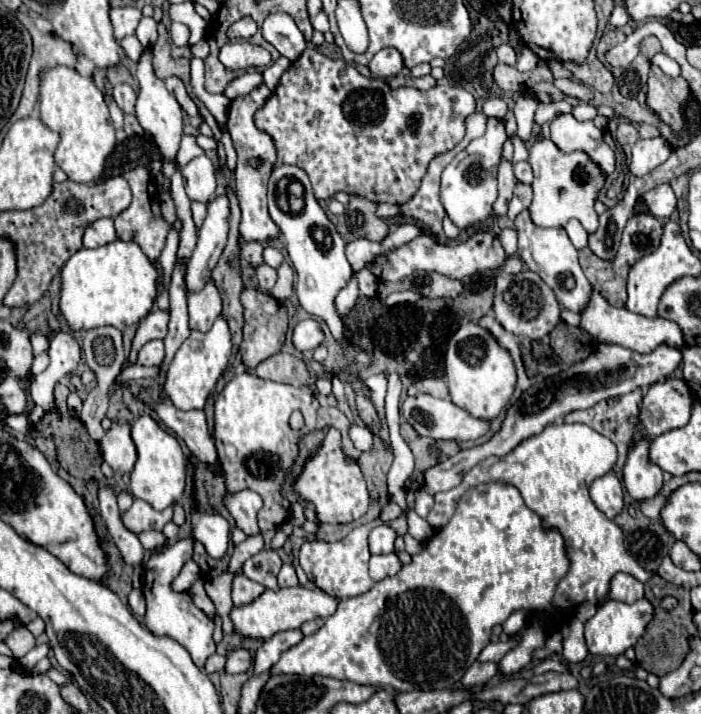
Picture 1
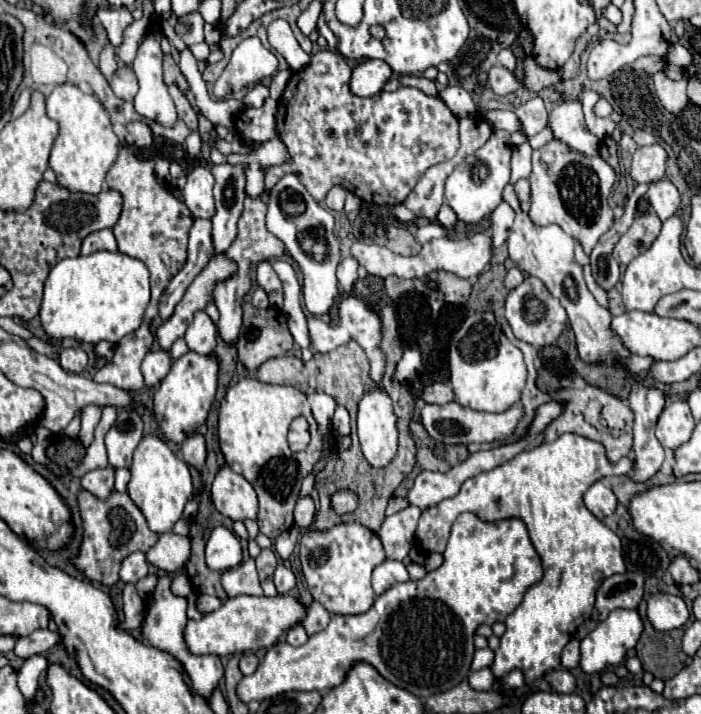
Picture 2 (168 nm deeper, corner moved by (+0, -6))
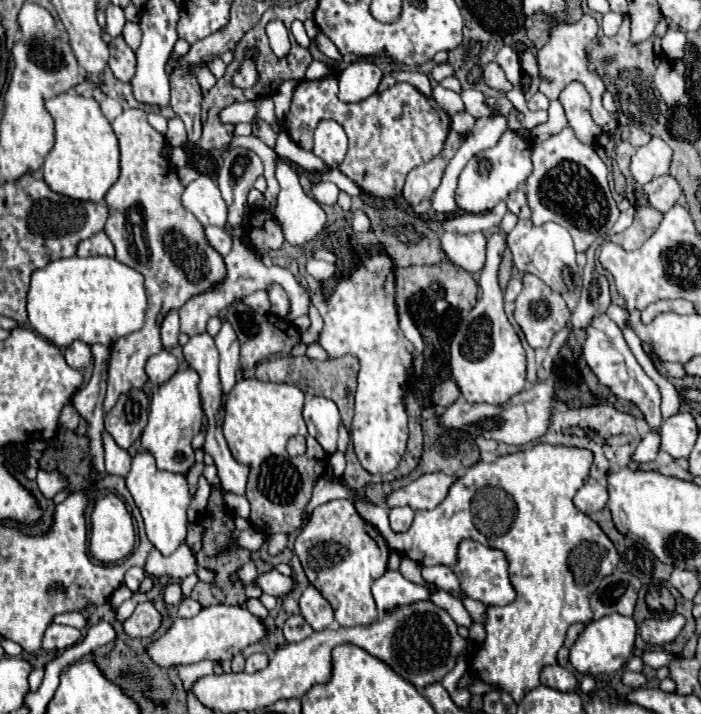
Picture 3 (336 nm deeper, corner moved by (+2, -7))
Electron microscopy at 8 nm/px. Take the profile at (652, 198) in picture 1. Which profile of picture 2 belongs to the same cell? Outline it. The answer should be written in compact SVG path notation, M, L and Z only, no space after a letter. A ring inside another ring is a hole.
M661 179L661 181L651 183L647 189L647 199L649 199L651 207L655 209L655 213L659 215L661 221L675 215L679 203L681 203L679 191L669 179Z

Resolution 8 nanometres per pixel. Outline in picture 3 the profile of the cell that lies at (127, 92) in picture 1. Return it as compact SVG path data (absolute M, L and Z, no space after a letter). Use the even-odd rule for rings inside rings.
M123 36L113 38L109 46L109 68L117 80L129 84L135 76L135 52L123 42Z

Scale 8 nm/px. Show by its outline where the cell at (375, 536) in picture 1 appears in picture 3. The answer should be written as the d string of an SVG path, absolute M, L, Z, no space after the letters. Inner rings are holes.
M391 508L389 510L389 524L393 532L407 532L413 522L413 510L411 508Z

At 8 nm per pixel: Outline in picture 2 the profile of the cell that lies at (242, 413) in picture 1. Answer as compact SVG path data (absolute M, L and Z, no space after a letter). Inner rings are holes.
M251 377L239 379L227 389L225 399L221 401L219 443L227 465L231 465L233 471L239 471L257 493L261 503L261 521L257 521L259 531L275 541L285 529L295 525L293 507L299 497L301 483L323 457L323 441L319 439L319 431L315 431L315 419L307 397L289 385L269 385ZM301 415L309 421L311 443L307 451L293 453L287 445L287 431L291 421Z

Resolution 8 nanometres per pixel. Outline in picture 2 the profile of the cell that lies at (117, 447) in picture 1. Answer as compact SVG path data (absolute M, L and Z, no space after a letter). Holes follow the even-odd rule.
M119 409L117 421L105 435L109 465L119 467L131 467L133 451L137 449L139 441L143 437L143 421L137 409Z

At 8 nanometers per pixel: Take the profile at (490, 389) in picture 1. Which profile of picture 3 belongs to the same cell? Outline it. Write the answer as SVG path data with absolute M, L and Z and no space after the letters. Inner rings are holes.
M503 230L493 232L487 240L487 262L479 280L483 298L475 304L469 316L461 320L451 340L451 374L467 402L505 404L505 400L513 398L525 386L525 350L503 312L503 292L497 284L497 268L505 248L507 234Z

